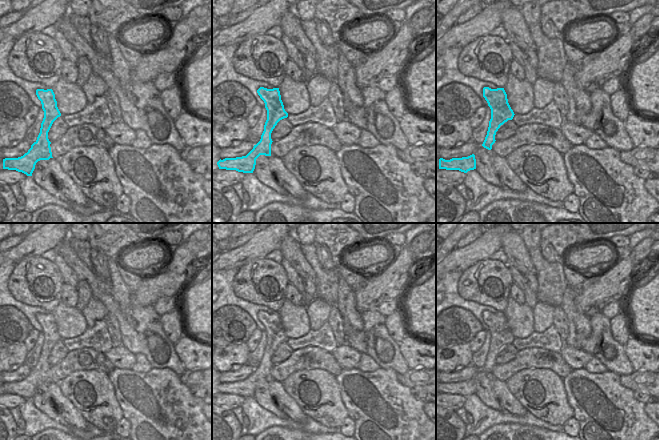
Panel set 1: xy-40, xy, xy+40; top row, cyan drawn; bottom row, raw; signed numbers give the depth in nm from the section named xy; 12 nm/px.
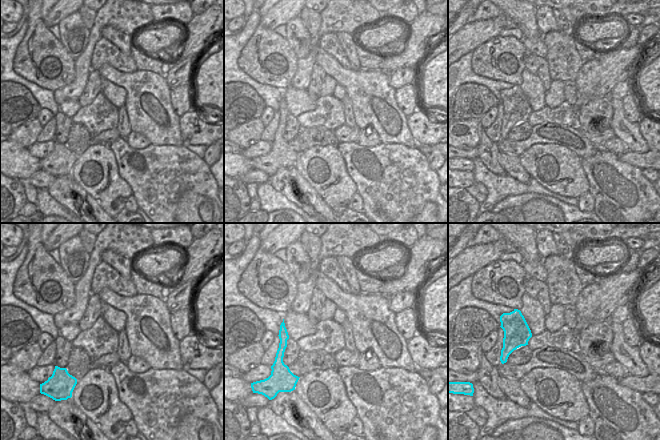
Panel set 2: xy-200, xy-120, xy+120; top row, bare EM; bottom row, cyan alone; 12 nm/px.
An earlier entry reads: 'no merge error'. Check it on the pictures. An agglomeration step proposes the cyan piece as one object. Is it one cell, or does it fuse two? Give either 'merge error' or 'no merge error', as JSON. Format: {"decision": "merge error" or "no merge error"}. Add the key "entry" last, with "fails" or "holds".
{"decision": "no merge error", "entry": "holds"}

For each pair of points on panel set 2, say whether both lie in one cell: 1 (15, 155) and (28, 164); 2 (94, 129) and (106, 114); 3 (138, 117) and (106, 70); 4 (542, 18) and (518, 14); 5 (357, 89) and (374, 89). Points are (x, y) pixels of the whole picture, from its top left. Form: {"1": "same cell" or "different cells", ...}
{"1": "same cell", "2": "same cell", "3": "same cell", "4": "different cells", "5": "same cell"}

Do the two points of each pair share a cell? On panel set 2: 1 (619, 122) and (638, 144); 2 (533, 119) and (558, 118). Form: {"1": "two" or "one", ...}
{"1": "one", "2": "one"}

